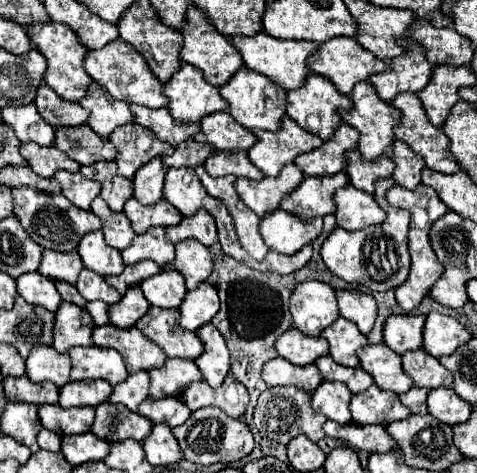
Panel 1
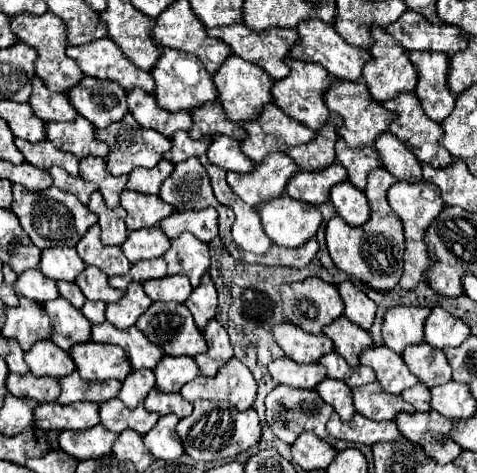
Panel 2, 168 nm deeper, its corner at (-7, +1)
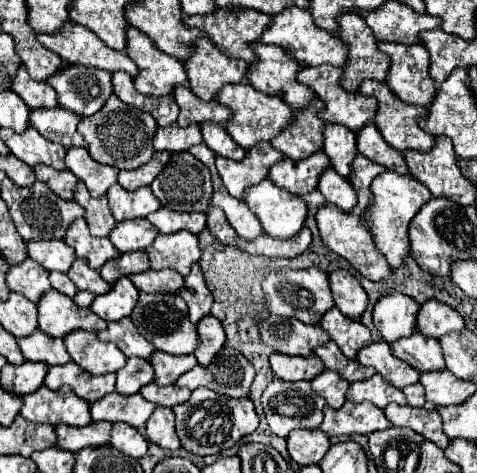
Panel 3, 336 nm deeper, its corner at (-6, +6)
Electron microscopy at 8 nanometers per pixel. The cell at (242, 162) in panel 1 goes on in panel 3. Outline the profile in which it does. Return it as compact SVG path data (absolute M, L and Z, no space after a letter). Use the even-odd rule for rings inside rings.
M204 121L204 123L200 123L200 131L202 131L202 137L204 137L204 143L212 151L216 151L218 155L234 159L234 161L240 161L246 155L246 151L232 141L232 137L226 133L226 129L222 125L212 123L212 121L210 123Z

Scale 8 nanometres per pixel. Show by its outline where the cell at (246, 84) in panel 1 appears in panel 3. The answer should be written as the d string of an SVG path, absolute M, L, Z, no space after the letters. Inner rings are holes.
M200 37L192 45L192 57L184 59L188 85L204 101L216 99L216 93L226 83L240 83L246 75L246 61L224 55L206 37Z

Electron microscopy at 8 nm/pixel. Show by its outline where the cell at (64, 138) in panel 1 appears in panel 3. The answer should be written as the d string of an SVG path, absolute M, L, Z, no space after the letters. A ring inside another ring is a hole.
M32 109L30 125L38 129L46 139L62 143L66 149L70 147L86 147L84 137L76 131L80 117L66 109Z

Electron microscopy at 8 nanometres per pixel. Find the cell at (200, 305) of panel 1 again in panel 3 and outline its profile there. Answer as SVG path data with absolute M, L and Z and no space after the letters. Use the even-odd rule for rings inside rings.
M194 263L192 271L184 277L184 287L178 291L178 295L188 303L192 323L198 323L202 317L206 317L210 313L212 293L204 283L198 263Z

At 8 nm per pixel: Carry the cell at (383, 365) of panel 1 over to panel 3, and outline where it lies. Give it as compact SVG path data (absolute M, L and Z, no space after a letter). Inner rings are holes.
M386 341L362 347L356 359L364 367L374 367L376 373L380 373L388 383L392 383L398 389L404 389L406 385L412 385L420 379L420 373L414 371L408 363L404 363L398 357L392 357L390 345Z

